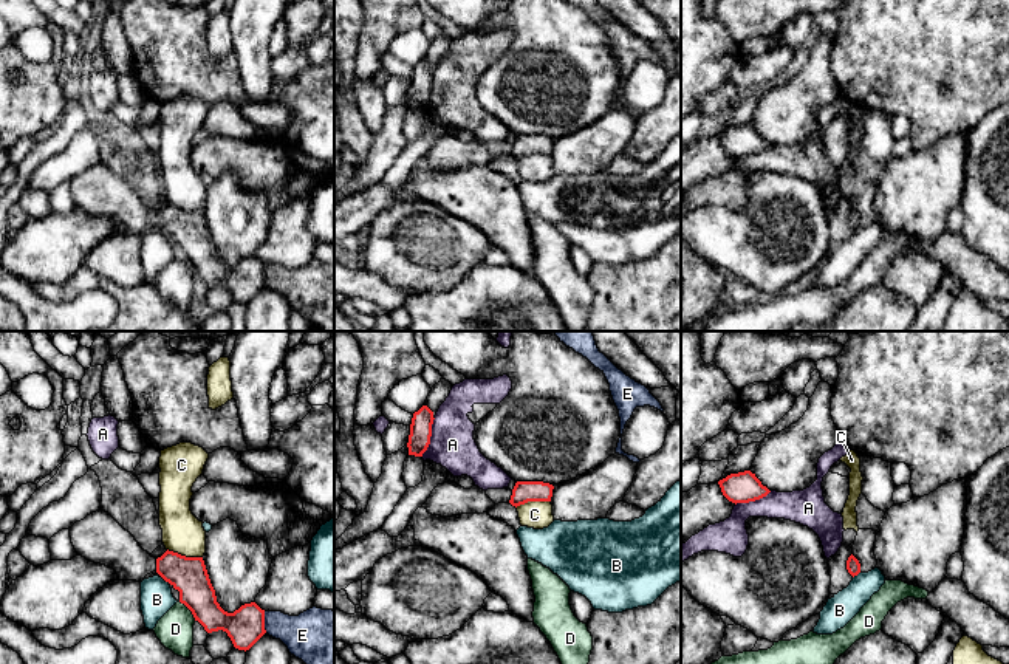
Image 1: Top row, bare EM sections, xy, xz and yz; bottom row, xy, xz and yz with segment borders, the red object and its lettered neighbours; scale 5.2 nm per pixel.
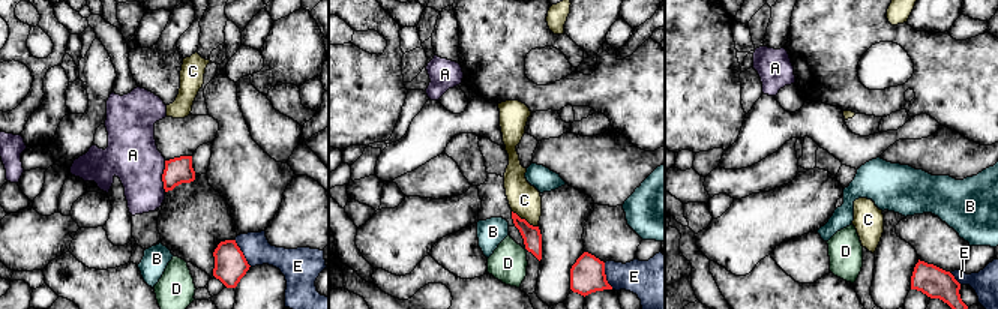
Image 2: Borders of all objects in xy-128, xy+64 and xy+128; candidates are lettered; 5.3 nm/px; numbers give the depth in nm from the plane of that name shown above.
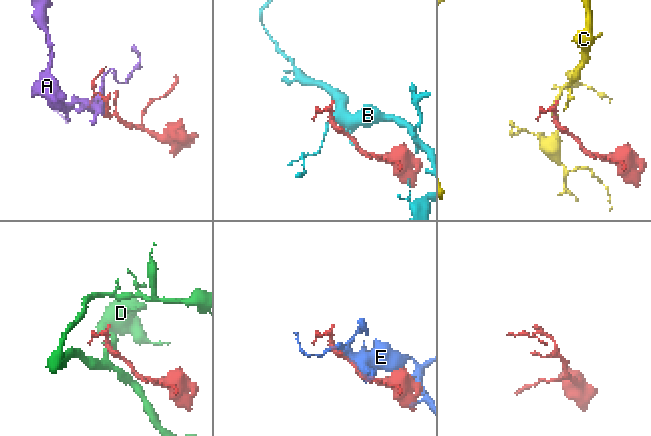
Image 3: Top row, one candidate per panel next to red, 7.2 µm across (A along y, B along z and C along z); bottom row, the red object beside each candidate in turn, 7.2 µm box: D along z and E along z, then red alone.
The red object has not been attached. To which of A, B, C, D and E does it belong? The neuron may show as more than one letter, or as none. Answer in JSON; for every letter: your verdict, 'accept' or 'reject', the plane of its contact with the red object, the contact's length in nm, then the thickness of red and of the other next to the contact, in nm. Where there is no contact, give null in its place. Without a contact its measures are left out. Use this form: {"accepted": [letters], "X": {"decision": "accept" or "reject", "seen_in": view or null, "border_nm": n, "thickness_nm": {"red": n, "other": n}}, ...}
{"accepted": [], "A": {"decision": "reject", "seen_in": "xz", "border_nm": 220, "thickness_nm": {"red": 110, "other": 240}}, "B": {"decision": "reject", "seen_in": "xy", "border_nm": 60, "thickness_nm": {"red": 190, "other": 170}}, "C": {"decision": "reject", "seen_in": "xy", "border_nm": 190, "thickness_nm": {"red": 190, "other": 220}}, "D": {"decision": "reject", "seen_in": "xy", "border_nm": 140, "thickness_nm": {"red": 190, "other": 190}}, "E": {"decision": "reject", "seen_in": "xy", "border_nm": 110, "thickness_nm": {"red": 190, "other": 240}}}

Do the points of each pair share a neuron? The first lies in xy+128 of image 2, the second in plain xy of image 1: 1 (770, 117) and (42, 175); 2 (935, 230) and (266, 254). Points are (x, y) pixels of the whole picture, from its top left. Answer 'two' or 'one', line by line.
1: one
2: one

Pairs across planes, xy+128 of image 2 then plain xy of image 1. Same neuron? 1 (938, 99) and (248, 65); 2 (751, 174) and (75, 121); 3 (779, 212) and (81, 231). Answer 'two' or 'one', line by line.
1: two
2: two
3: one

